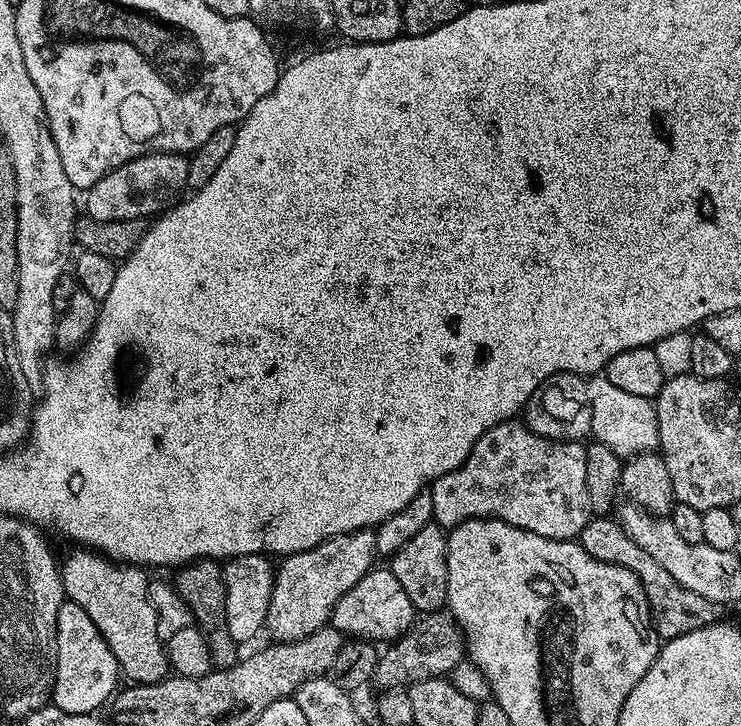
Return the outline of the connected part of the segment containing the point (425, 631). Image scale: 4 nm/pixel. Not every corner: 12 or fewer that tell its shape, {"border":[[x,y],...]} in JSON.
{"border":[[447,610],[376,657],[377,689],[445,677],[466,659]]}

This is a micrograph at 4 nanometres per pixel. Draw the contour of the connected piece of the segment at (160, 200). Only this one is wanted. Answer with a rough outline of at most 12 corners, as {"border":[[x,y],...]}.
{"border":[[148,152],[82,200],[98,222],[143,221],[188,188],[188,156]]}

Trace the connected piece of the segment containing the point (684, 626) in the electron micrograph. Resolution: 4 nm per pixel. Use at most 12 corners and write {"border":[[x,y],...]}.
{"border":[[596,516],[578,543],[640,576],[661,641],[717,623],[718,605],[674,582],[622,530]]}

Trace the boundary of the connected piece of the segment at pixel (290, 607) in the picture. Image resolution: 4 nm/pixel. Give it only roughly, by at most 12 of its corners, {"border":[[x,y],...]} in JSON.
{"border":[[376,533],[279,561],[266,632],[305,640],[374,567]]}

